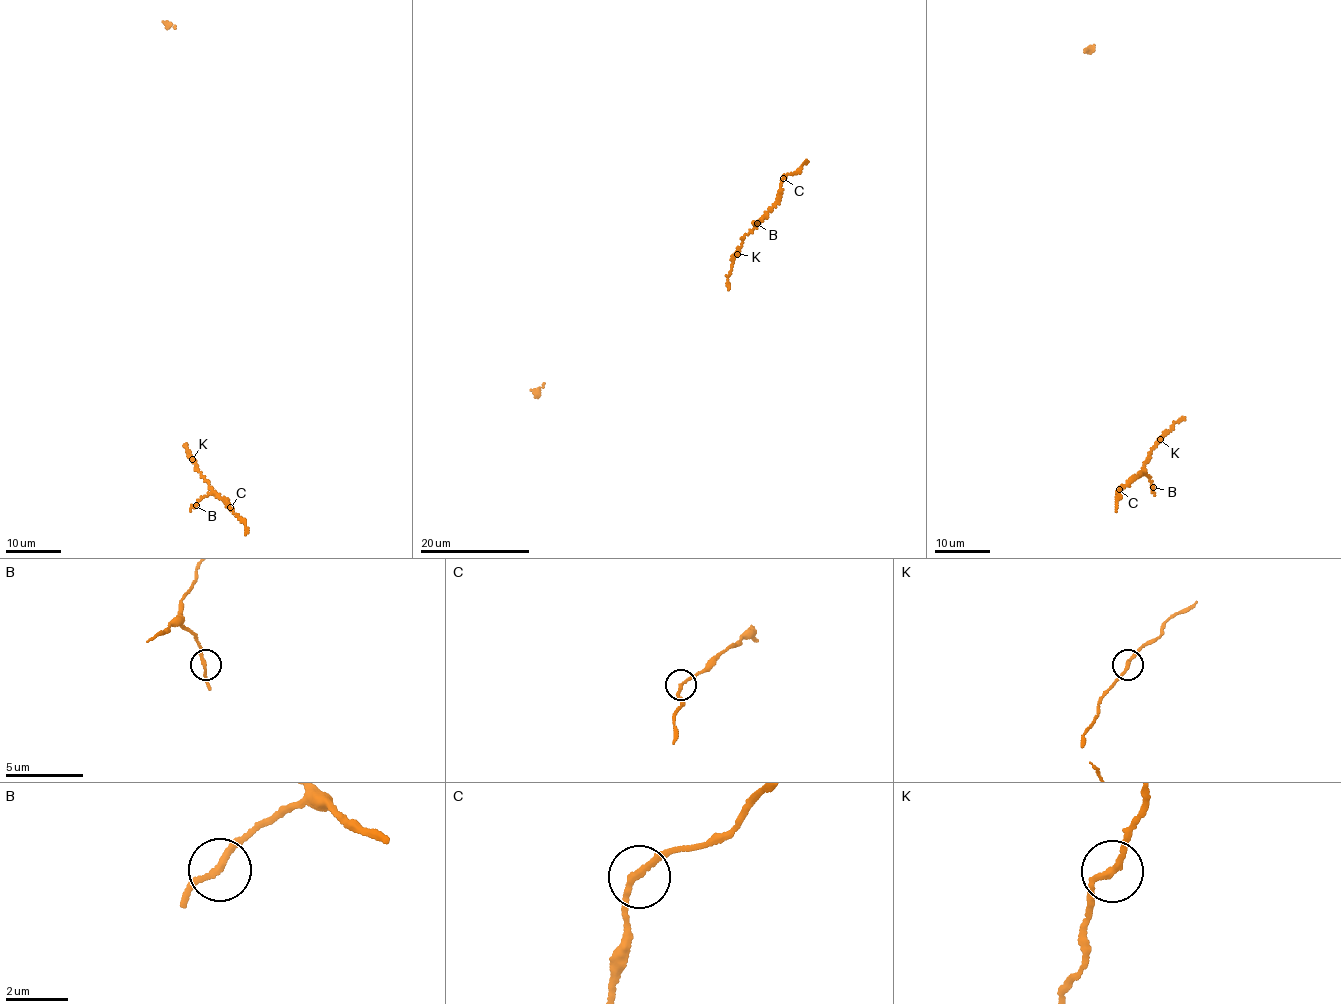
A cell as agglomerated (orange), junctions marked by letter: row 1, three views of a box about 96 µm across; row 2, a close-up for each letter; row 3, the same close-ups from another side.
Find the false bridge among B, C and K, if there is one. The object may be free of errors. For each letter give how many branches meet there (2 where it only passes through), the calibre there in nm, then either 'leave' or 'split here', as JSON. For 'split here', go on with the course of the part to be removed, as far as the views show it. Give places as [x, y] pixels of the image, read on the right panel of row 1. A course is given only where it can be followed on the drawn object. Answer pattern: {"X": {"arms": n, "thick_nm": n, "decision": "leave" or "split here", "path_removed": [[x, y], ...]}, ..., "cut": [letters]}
{"B": {"arms": 2, "thick_nm": 190, "decision": "leave"}, "C": {"arms": 2, "thick_nm": 190, "decision": "leave"}, "K": {"arms": 2, "thick_nm": 190, "decision": "split here", "path_removed": [[1160, 439], [1184, 417]]}, "cut": ["K"]}

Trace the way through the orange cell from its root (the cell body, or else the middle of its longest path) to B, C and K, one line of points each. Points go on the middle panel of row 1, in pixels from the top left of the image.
B: (727, 289), (728, 275), (744, 235), (757, 223)
C: (727, 289), (728, 275), (744, 235), (777, 202), (783, 178)
K: (727, 289), (728, 277), (736, 254)

